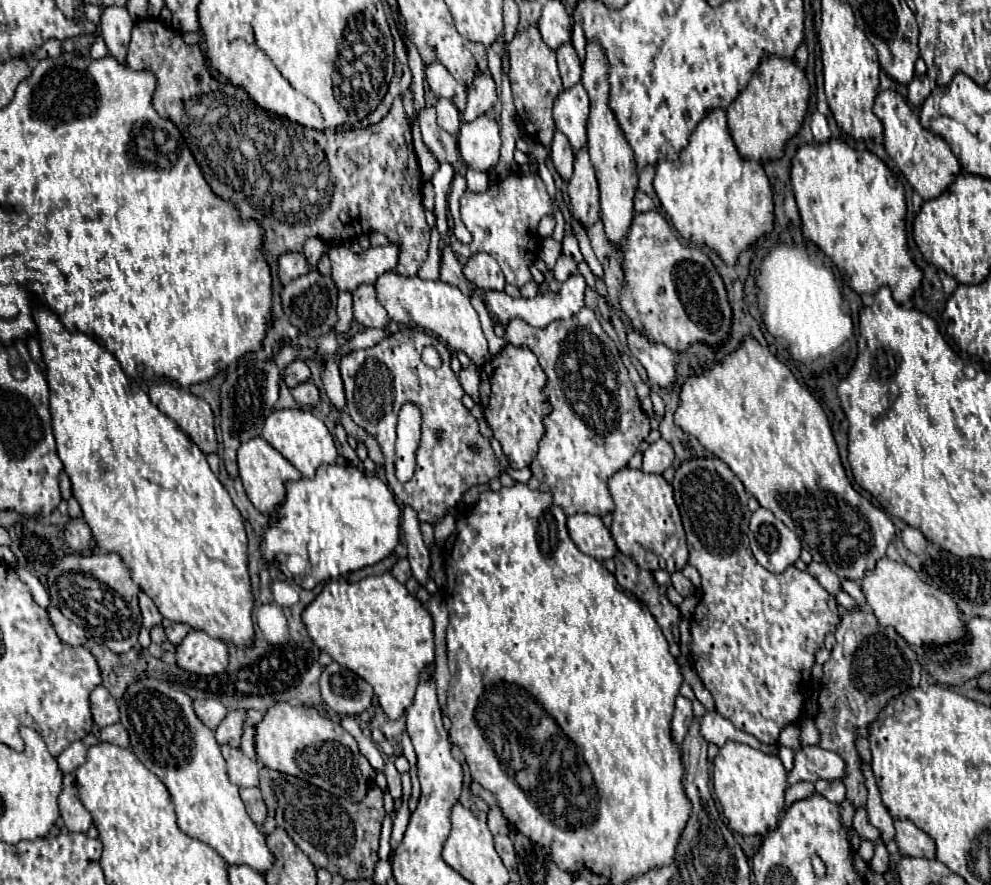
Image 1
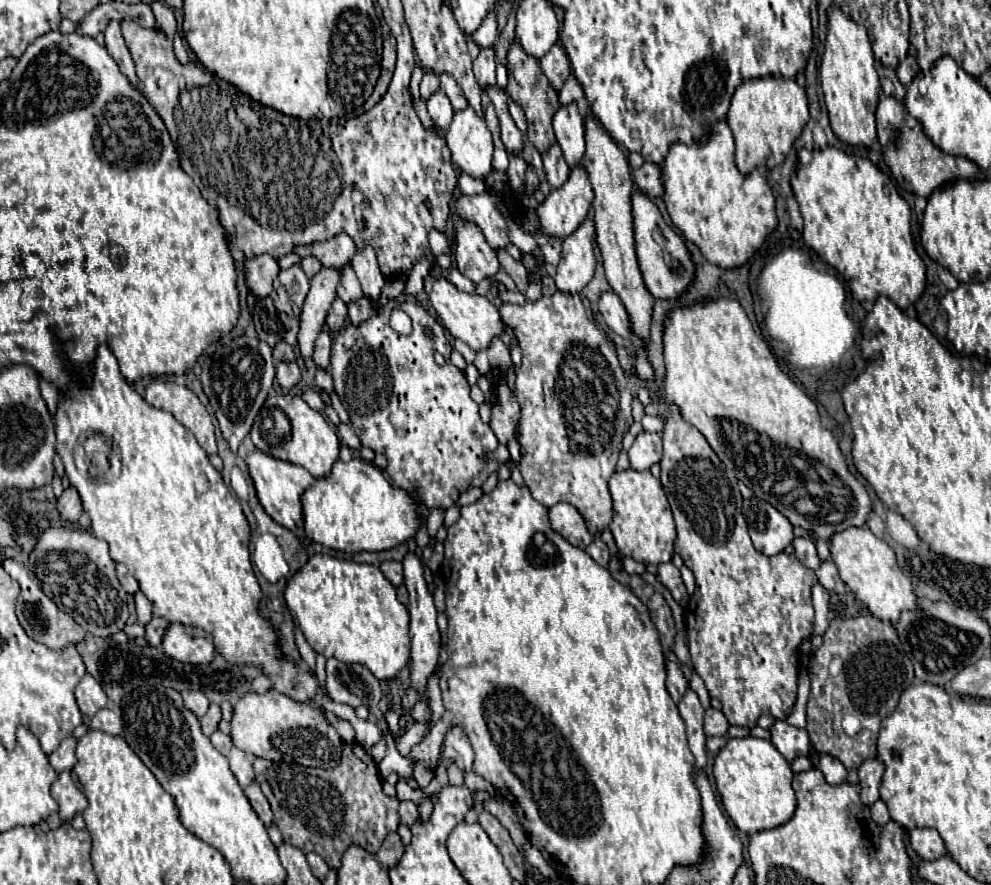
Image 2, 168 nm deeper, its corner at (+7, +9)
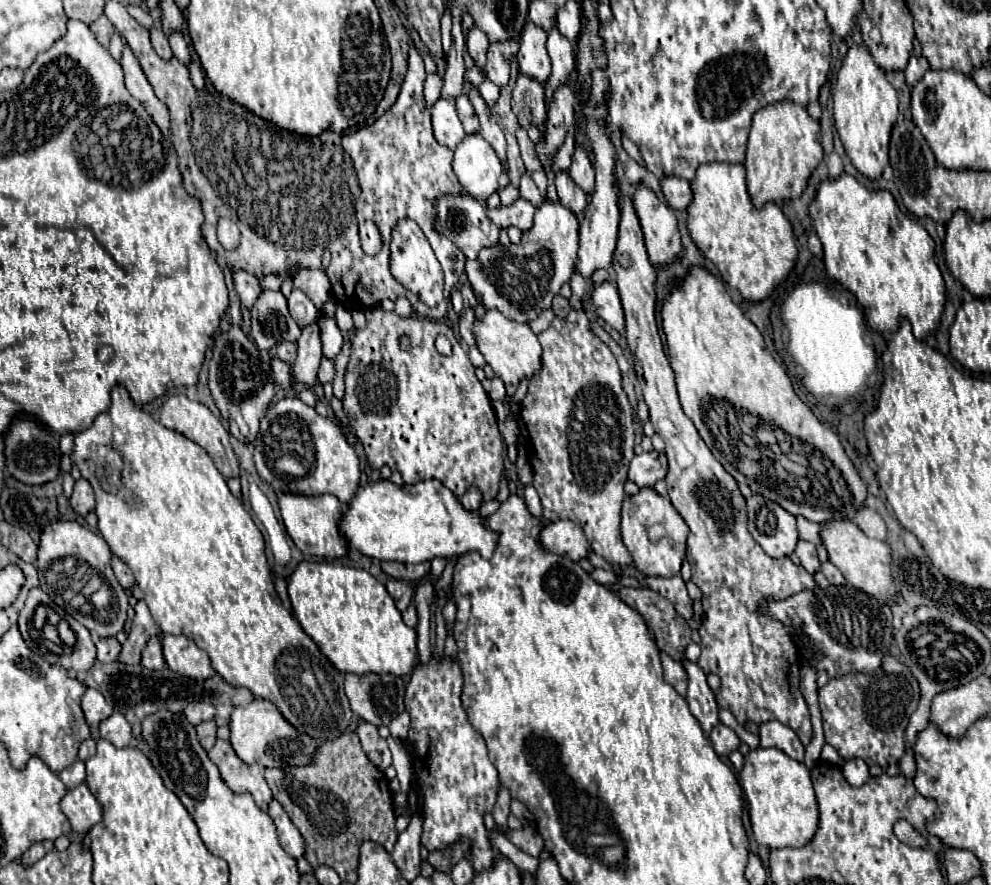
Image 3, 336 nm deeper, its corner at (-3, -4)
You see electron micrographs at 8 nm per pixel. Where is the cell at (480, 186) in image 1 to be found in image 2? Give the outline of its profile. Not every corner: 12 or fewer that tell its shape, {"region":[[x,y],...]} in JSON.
{"region":[[465,172],[459,176],[459,188],[469,196],[486,190],[483,180]]}

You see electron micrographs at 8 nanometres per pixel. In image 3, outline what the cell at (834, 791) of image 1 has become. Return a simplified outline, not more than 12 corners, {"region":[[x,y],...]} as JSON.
{"region":[[863,759],[845,761],[843,775],[853,787],[869,779],[869,767]]}

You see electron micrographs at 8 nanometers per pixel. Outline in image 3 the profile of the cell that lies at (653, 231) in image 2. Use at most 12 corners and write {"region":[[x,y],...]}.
{"region":[[645,185],[633,205],[651,263],[681,257],[673,209]]}

